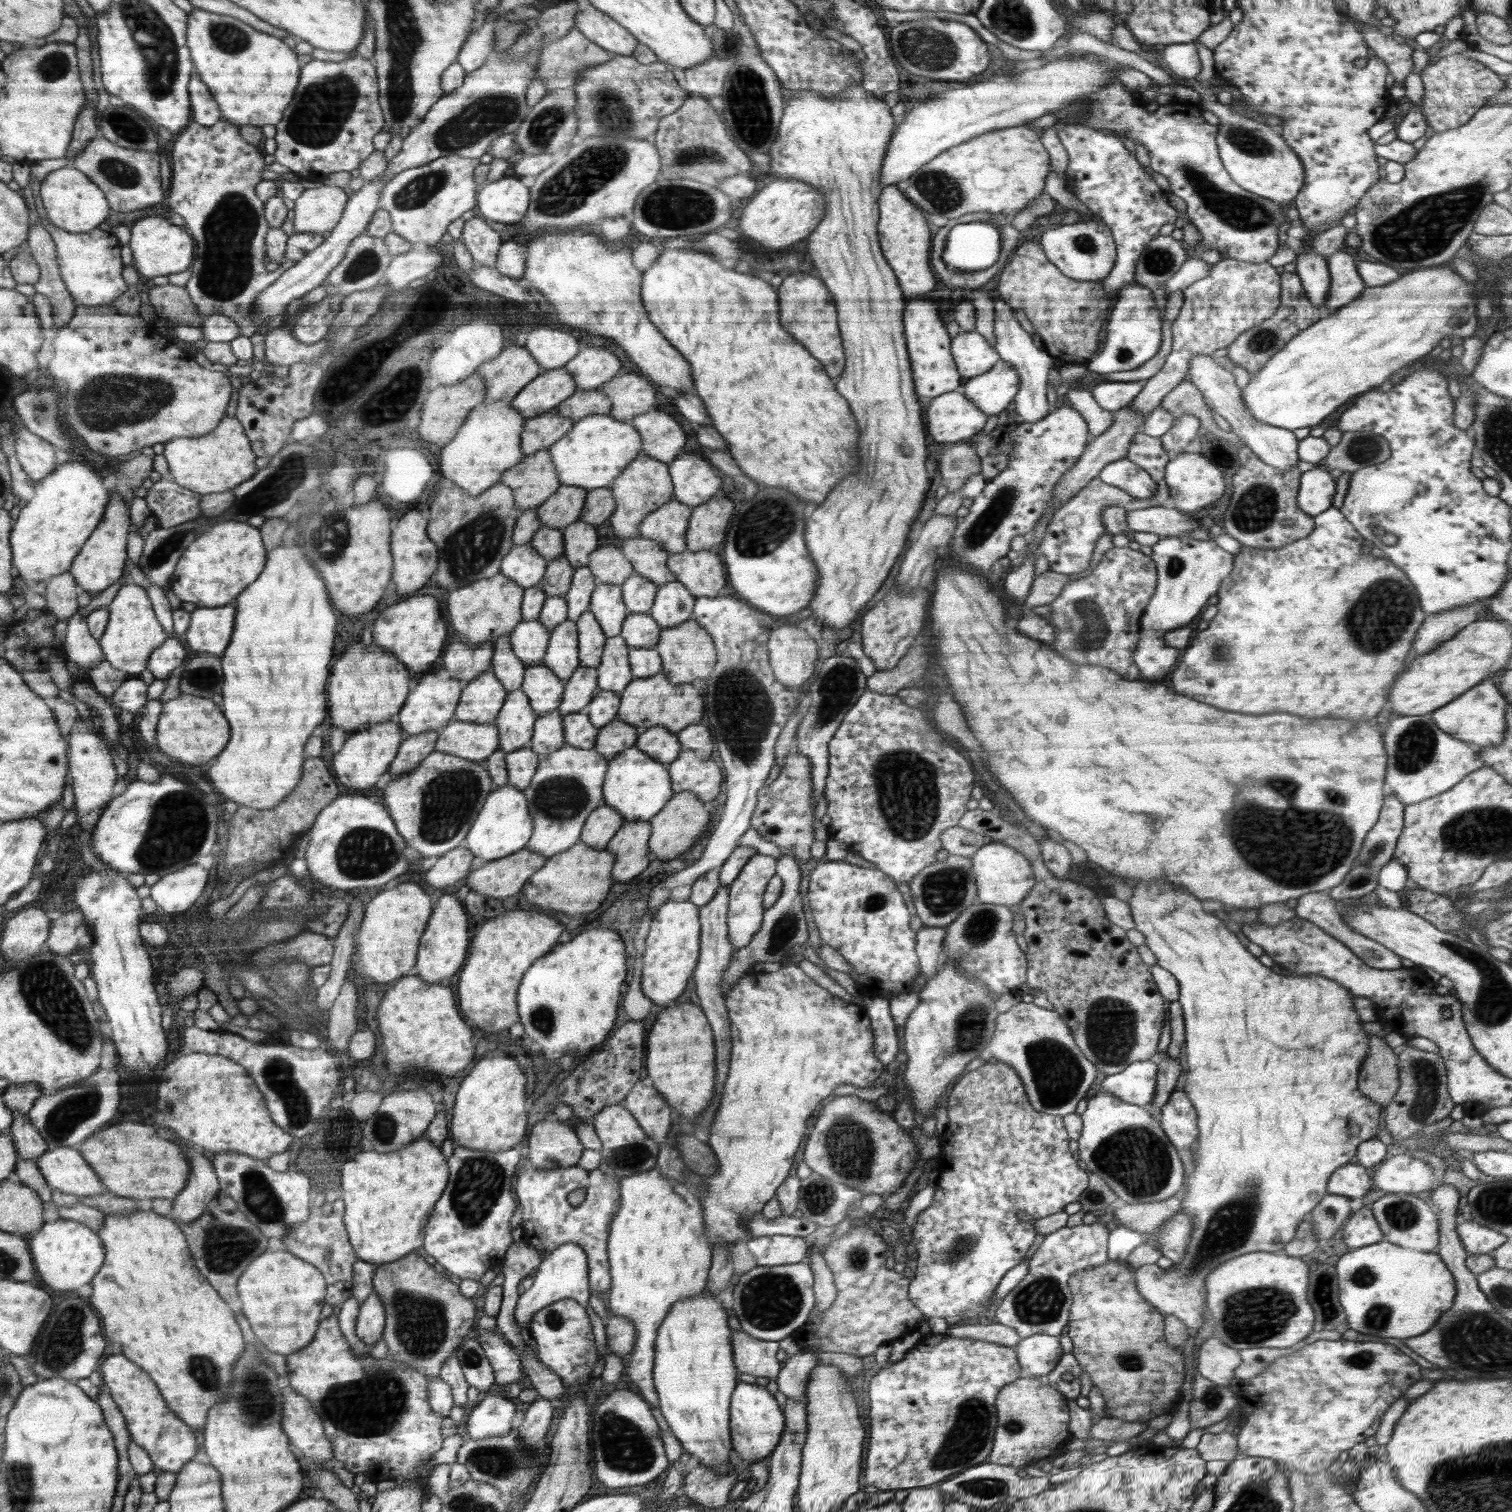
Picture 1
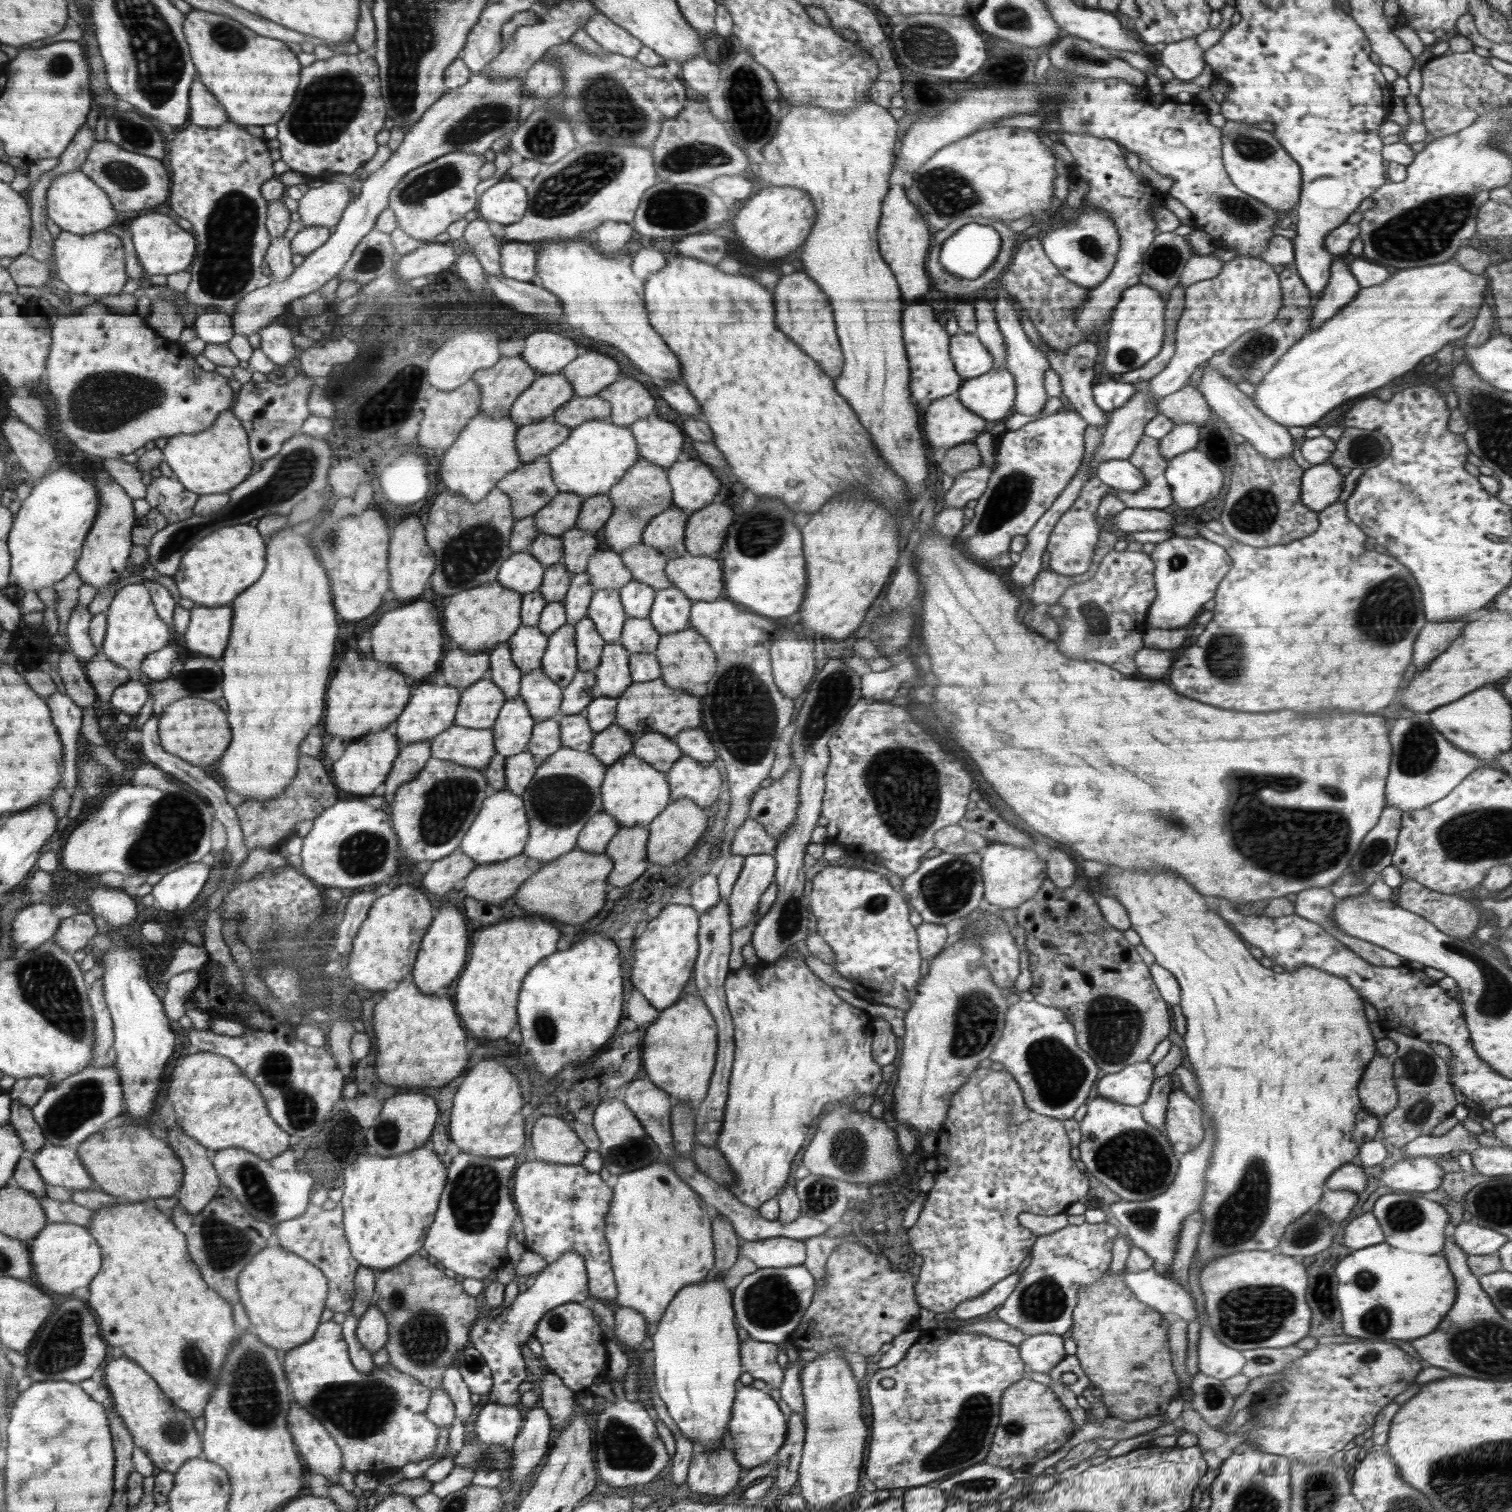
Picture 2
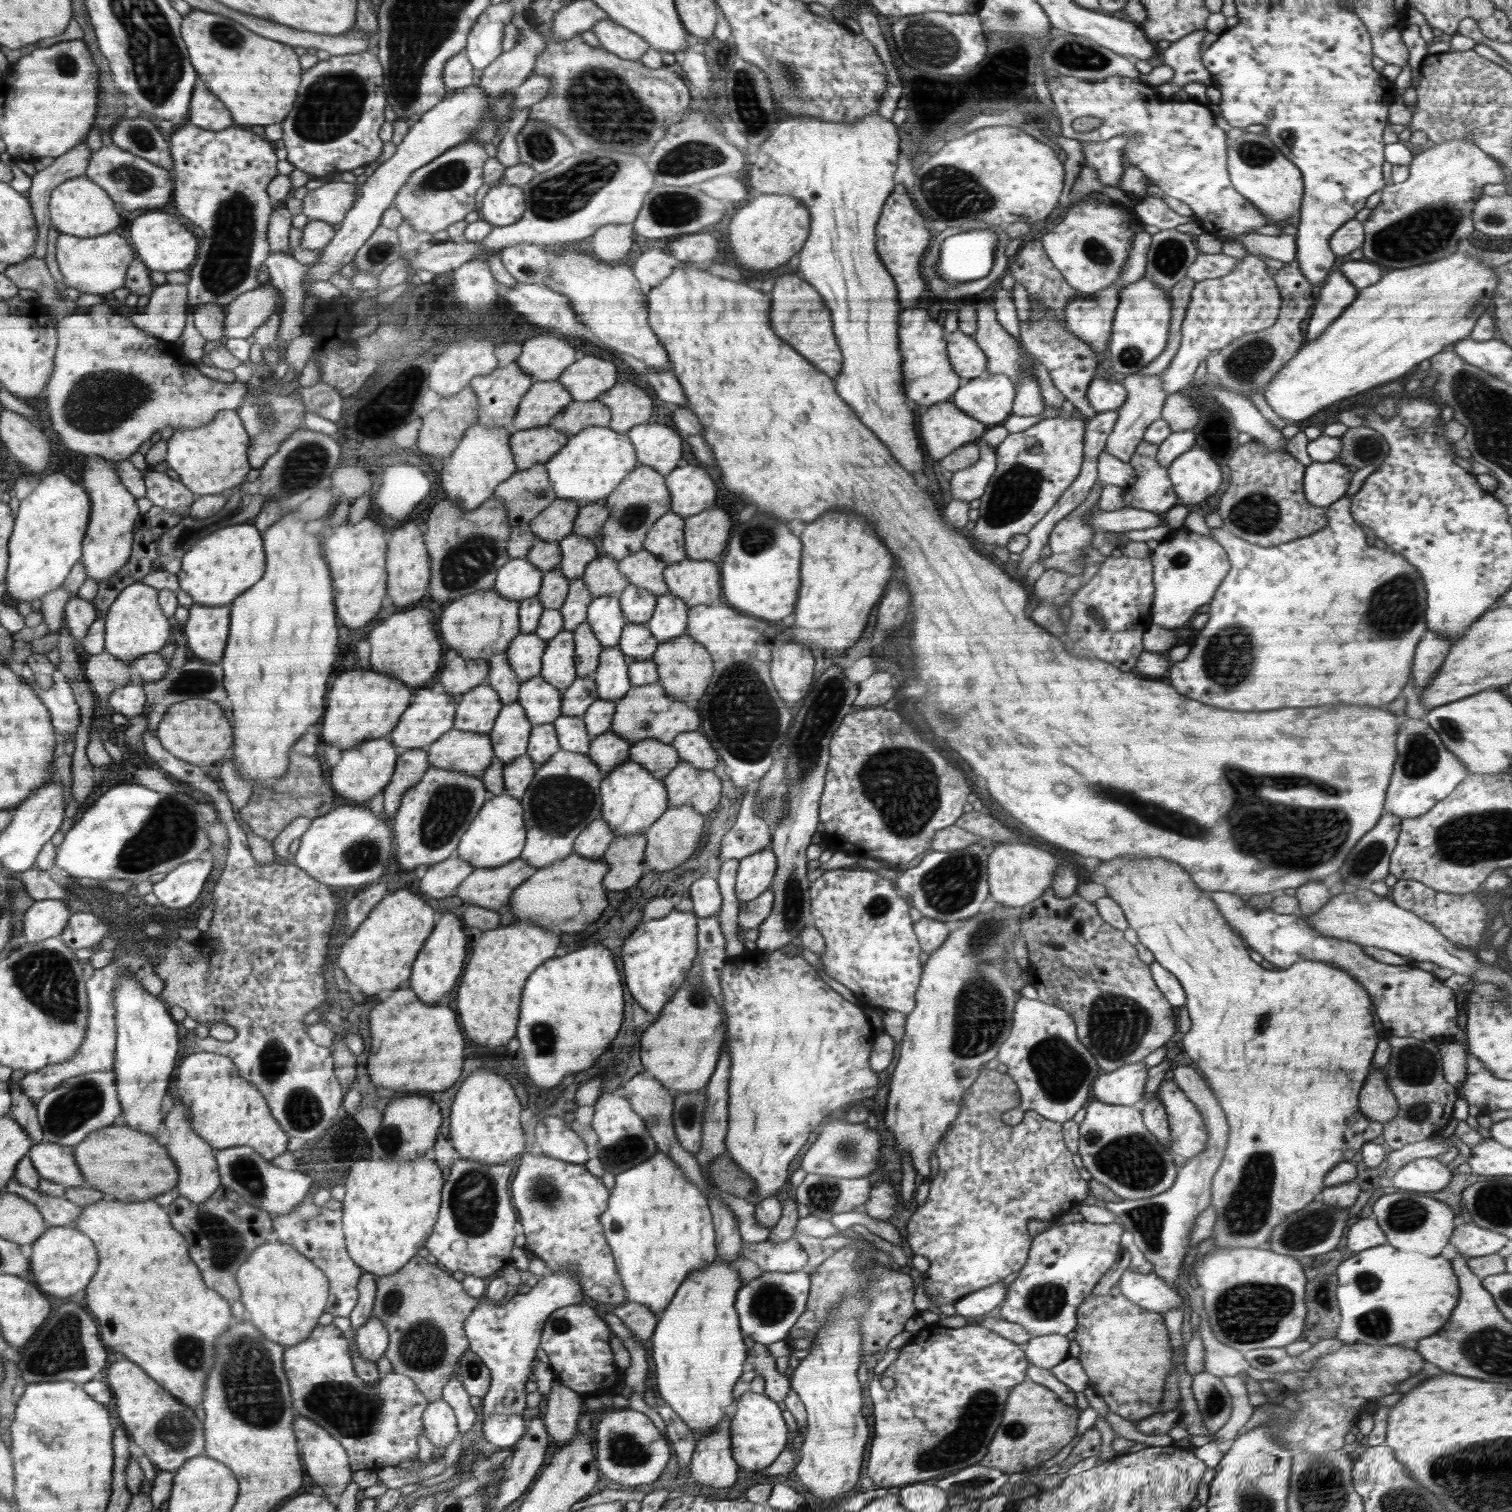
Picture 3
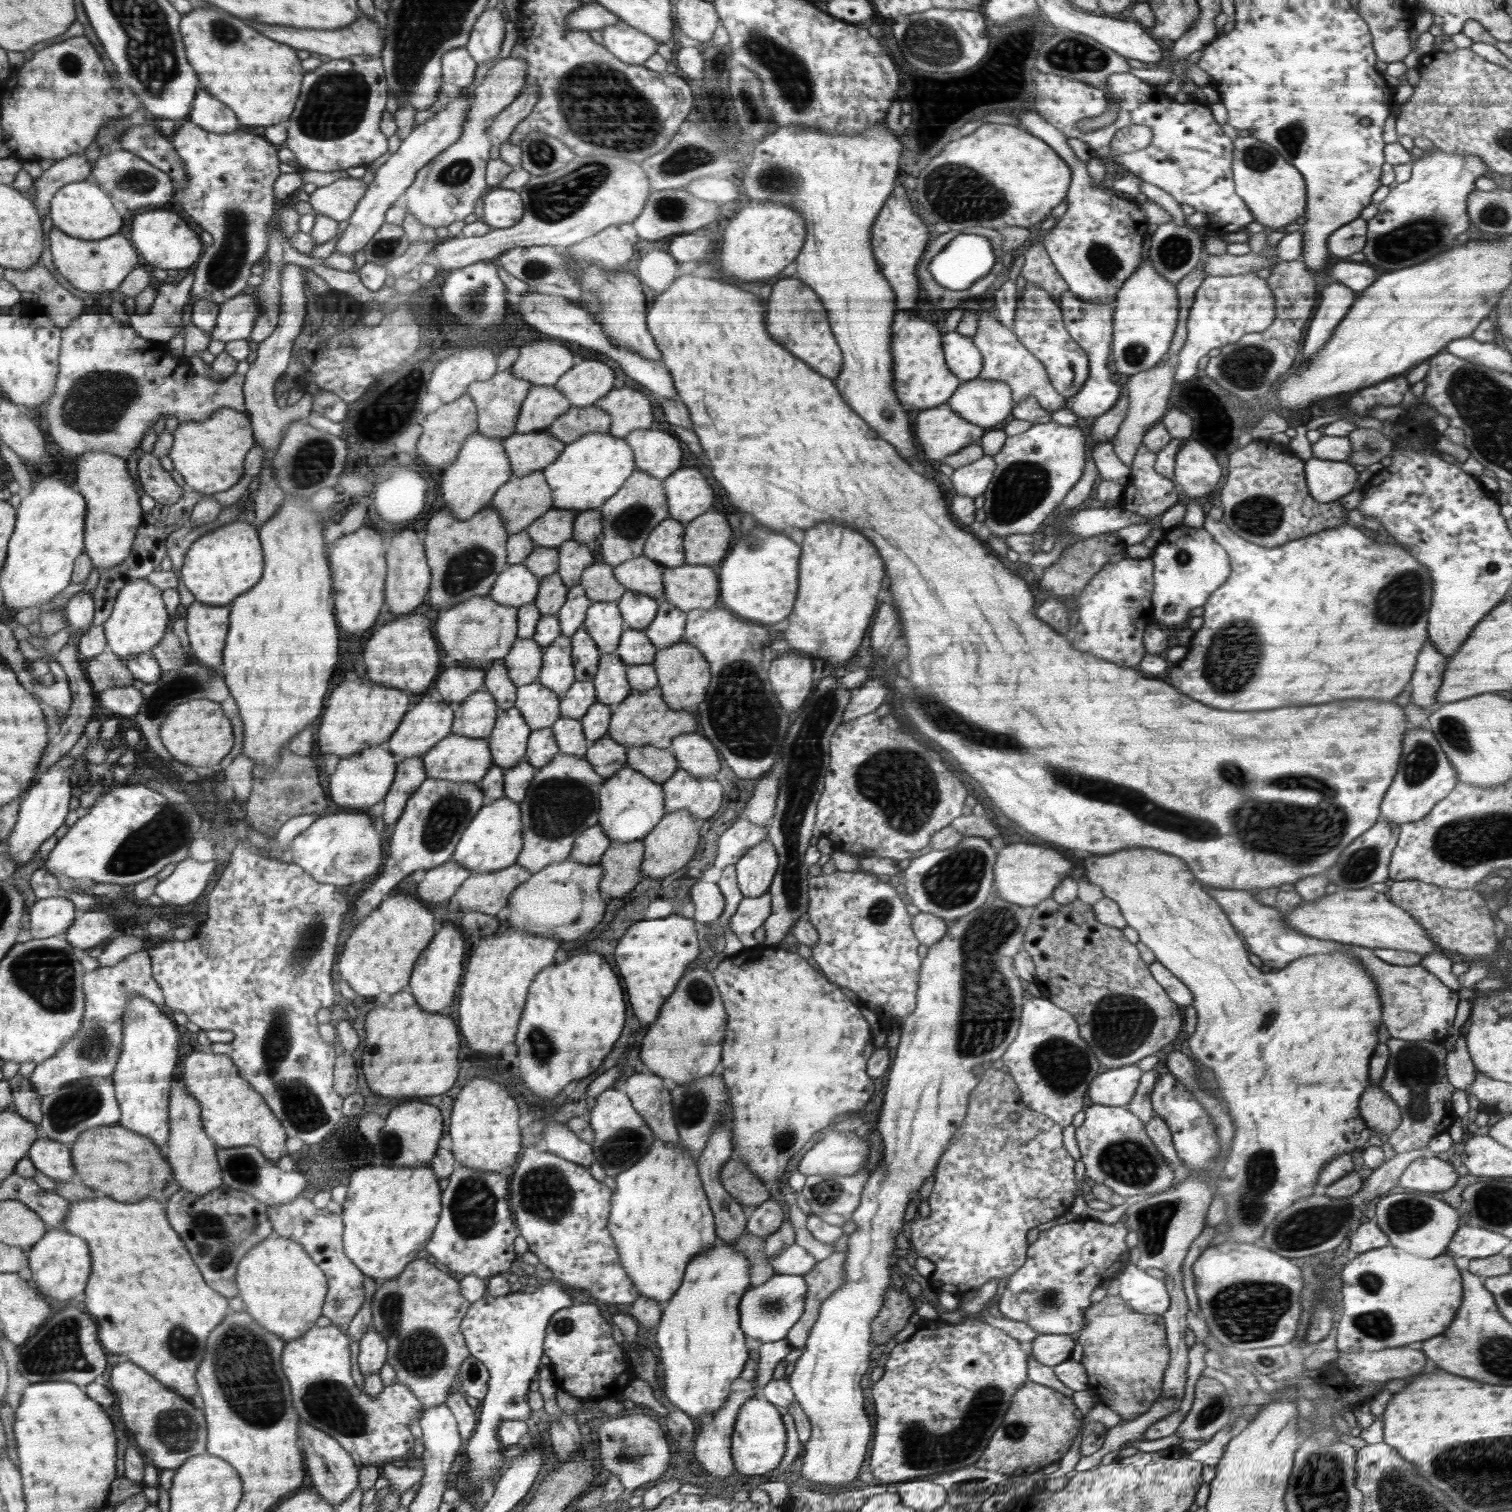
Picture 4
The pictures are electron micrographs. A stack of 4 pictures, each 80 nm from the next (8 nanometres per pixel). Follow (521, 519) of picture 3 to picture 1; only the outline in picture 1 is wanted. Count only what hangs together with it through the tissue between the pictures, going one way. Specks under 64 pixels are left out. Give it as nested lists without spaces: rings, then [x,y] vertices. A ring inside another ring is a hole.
[[[548,448],[524,456],[516,467],[508,469],[499,481],[512,488],[515,507],[521,511],[540,507],[560,488],[560,476]]]

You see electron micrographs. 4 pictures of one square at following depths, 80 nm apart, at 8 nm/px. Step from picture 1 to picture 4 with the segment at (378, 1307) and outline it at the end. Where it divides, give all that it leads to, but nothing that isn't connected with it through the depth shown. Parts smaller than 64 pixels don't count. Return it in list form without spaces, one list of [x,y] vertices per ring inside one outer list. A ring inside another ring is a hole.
[[[373,1328],[365,1332],[359,1342],[358,1354],[358,1368],[363,1377],[380,1373],[384,1362],[387,1362],[387,1347],[387,1340],[379,1332]]]

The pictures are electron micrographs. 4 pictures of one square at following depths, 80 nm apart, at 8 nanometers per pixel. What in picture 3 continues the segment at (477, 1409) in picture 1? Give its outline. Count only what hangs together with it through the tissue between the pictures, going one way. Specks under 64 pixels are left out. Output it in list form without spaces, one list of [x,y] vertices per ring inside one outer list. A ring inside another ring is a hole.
[[[493,1414],[484,1416],[482,1422],[484,1440],[502,1449],[513,1449],[524,1437],[526,1425],[519,1414]]]

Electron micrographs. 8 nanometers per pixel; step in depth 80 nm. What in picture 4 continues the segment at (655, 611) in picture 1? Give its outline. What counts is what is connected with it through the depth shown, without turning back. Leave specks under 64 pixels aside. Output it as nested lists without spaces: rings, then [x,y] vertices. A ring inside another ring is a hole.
[[[662,598],[654,620],[645,628],[647,637],[657,650],[664,650],[681,640],[687,613]]]

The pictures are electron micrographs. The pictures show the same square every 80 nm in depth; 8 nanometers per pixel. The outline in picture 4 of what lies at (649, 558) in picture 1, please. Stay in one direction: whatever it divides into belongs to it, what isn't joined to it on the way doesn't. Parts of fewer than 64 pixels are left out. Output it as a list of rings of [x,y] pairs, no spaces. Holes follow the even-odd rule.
[[[642,555],[615,566],[614,573],[620,584],[626,585],[627,590],[646,593],[661,600],[665,594],[664,570],[666,568],[663,565]]]

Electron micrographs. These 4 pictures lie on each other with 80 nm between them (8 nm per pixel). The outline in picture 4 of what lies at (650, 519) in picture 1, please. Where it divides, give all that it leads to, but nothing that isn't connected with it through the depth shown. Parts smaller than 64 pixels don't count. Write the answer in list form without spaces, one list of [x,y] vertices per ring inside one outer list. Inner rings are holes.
[[[668,516],[651,532],[643,555],[657,561],[664,568],[682,566],[686,562],[684,538],[686,538],[684,525]]]

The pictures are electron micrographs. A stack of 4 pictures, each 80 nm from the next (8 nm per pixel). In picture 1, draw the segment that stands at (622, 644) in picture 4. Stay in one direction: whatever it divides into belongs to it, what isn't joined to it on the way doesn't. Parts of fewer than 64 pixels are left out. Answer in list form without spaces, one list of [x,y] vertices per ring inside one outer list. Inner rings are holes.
[[[632,612],[624,619],[621,635],[634,648],[655,648],[662,631],[648,612]]]

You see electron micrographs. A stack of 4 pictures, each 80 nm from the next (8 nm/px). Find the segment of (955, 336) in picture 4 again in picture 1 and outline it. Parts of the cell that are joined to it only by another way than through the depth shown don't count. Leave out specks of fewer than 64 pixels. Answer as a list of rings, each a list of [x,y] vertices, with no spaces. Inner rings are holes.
[[[974,330],[959,332],[951,340],[951,355],[957,371],[967,379],[988,372],[1000,360],[997,350]]]

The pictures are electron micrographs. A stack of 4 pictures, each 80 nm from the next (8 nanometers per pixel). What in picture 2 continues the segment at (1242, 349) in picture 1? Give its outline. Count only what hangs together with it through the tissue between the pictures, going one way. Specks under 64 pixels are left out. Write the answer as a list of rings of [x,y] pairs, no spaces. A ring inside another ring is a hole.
[[[1288,266],[1278,276],[1283,297],[1282,308],[1278,311],[1276,318],[1268,326],[1241,334],[1240,338],[1227,346],[1219,356],[1214,355],[1208,360],[1207,366],[1222,372],[1236,384],[1242,380],[1252,385],[1260,384],[1264,375],[1274,368],[1277,360],[1280,360],[1280,357],[1284,356],[1284,353],[1288,352],[1288,349],[1310,330],[1315,300],[1300,278],[1297,268]]]

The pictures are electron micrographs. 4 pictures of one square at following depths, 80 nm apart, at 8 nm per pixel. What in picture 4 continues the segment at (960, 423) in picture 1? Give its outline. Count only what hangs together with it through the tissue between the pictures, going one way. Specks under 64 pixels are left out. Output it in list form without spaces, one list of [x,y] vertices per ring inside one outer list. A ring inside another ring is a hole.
[[[945,403],[920,412],[914,432],[926,456],[942,460],[969,444],[979,443],[987,430],[962,419]]]

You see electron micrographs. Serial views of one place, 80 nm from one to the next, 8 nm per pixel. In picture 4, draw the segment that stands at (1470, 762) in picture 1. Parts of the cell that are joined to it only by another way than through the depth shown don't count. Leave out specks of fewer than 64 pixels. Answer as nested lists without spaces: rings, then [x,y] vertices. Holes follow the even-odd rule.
[[[1427,725],[1409,729],[1404,733],[1399,767],[1388,792],[1380,803],[1380,819],[1396,824],[1416,822],[1424,818],[1457,785],[1457,772],[1441,749]]]

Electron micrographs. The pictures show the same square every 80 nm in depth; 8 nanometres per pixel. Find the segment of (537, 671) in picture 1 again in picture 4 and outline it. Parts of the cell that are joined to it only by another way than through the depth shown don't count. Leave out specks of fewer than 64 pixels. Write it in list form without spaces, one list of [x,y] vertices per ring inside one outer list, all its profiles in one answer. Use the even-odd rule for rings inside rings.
[[[539,681],[520,687],[515,694],[515,707],[520,709],[533,730],[551,727],[561,717],[561,697]]]

